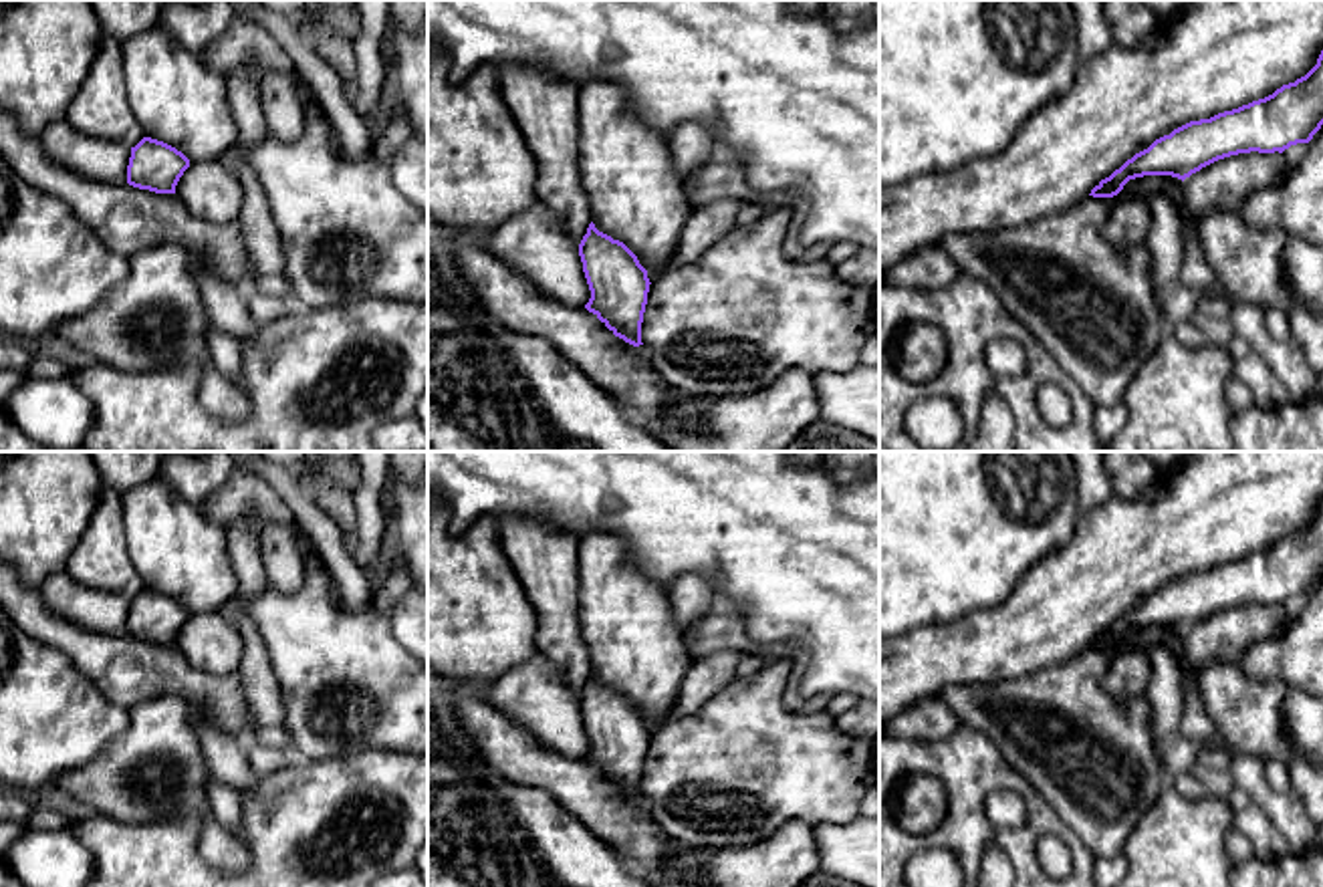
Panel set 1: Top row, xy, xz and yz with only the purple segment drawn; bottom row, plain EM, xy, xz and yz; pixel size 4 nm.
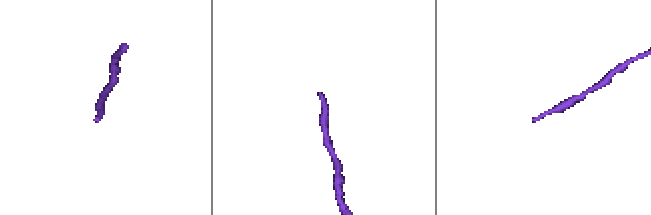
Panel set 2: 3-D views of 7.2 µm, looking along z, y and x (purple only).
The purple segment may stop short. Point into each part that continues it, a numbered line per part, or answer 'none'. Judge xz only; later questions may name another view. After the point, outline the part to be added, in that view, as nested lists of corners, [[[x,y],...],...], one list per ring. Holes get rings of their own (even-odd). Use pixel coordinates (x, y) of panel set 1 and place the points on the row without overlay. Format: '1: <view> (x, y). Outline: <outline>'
1: xz (636, 648). Outline: [[[601,530],[579,540],[577,577],[579,625],[591,673],[599,683],[623,693],[647,724],[670,720],[692,657],[674,619],[668,591],[639,573],[629,548],[617,536]]]

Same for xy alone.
1: xy (176, 549). Outline: [[[157,478],[121,500],[127,554],[145,589],[175,599],[190,615],[222,611],[238,591],[228,532]]]

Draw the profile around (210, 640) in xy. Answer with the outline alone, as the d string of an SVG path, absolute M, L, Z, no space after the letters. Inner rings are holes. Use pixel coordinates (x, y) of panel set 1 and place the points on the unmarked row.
M222 611L190 615L175 637L175 647L190 665L210 675L238 671L244 657L244 639Z

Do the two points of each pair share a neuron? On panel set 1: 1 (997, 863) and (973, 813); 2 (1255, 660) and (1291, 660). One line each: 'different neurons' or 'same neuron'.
1: different neurons
2: same neuron

